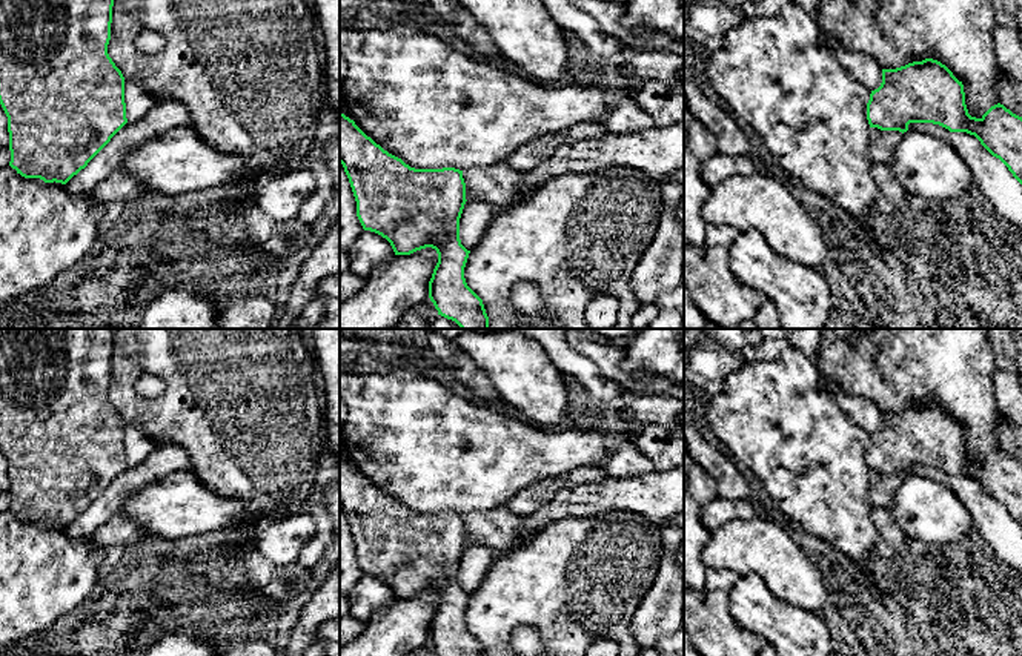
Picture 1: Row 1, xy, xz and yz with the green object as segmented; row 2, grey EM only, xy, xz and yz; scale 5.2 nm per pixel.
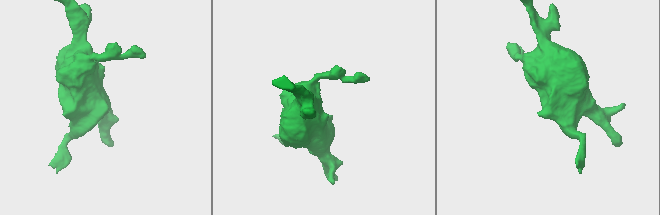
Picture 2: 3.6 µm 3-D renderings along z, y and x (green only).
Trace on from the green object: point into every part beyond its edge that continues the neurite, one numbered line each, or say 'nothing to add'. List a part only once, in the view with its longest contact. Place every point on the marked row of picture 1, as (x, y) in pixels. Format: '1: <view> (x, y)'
nothing to add

